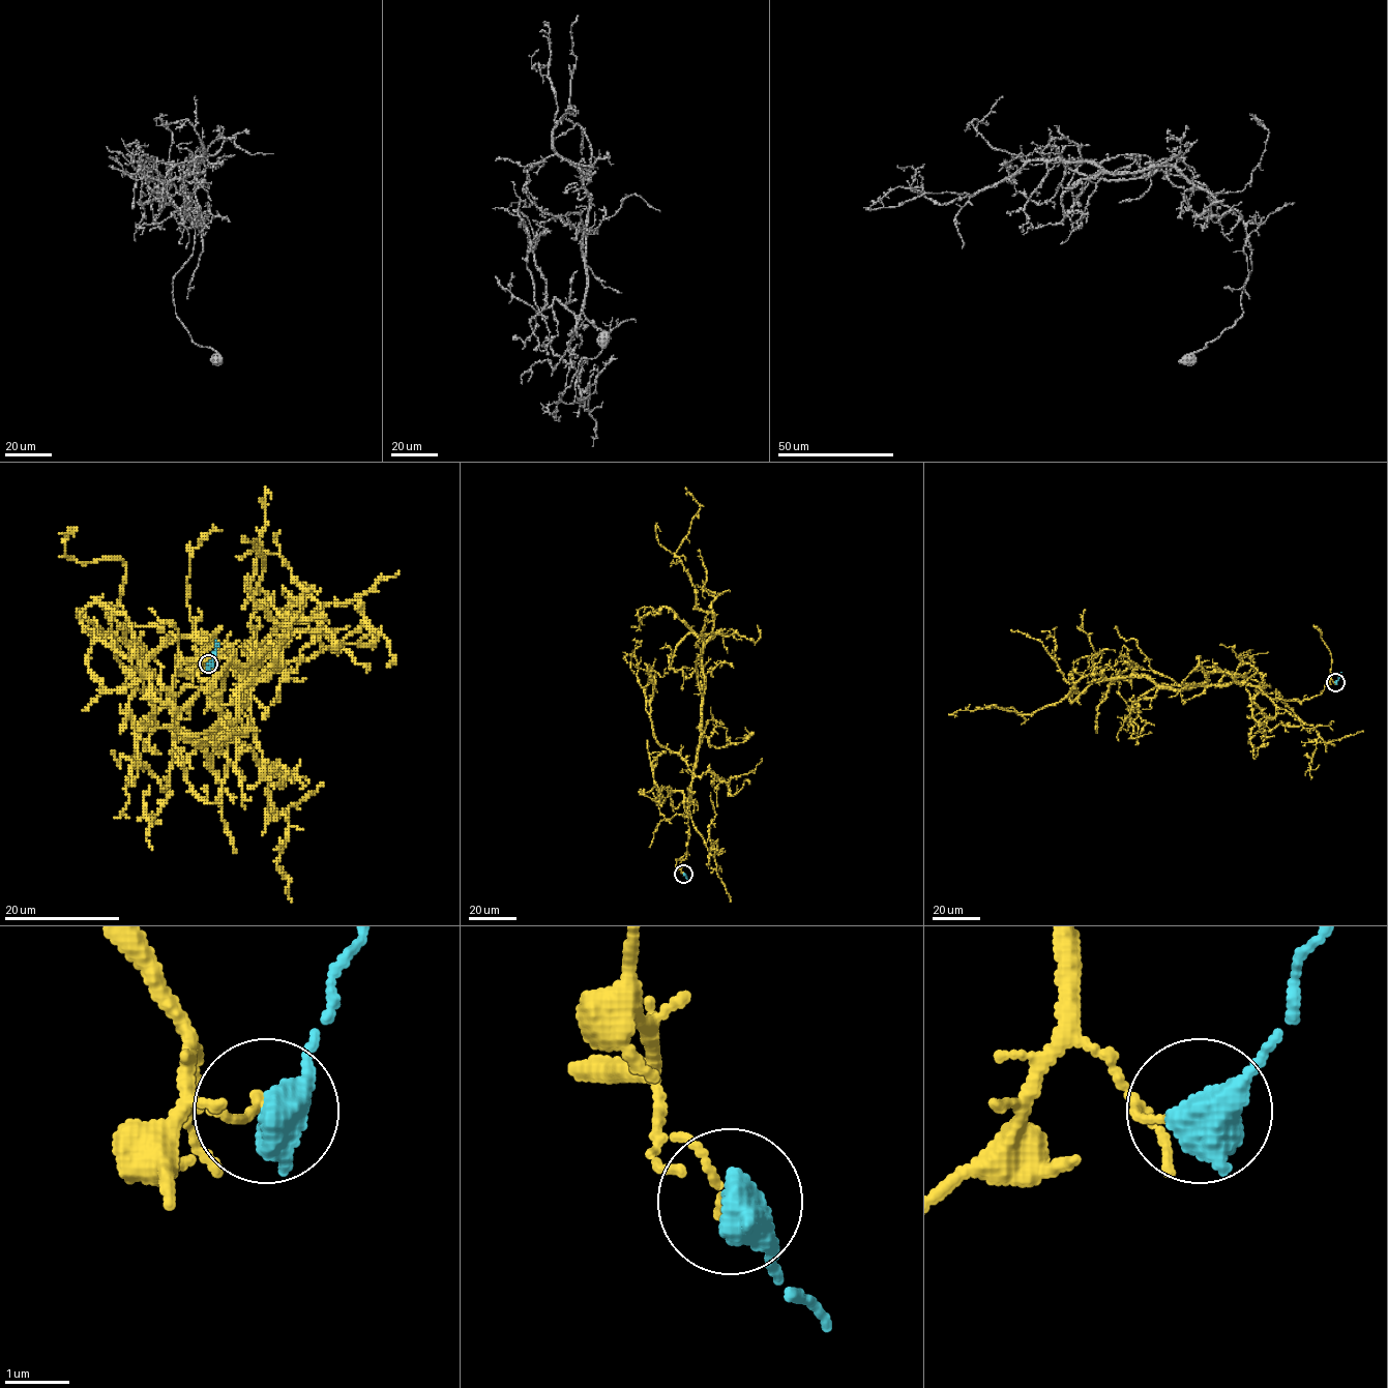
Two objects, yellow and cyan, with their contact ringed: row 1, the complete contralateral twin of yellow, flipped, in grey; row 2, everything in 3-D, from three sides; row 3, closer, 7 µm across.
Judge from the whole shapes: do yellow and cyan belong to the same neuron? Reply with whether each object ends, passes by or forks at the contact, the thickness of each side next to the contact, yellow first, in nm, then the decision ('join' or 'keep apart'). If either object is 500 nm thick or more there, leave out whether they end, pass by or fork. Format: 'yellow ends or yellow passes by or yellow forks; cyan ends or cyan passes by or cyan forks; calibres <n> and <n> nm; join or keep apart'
calibres 130 and 700 nm; keep apart

